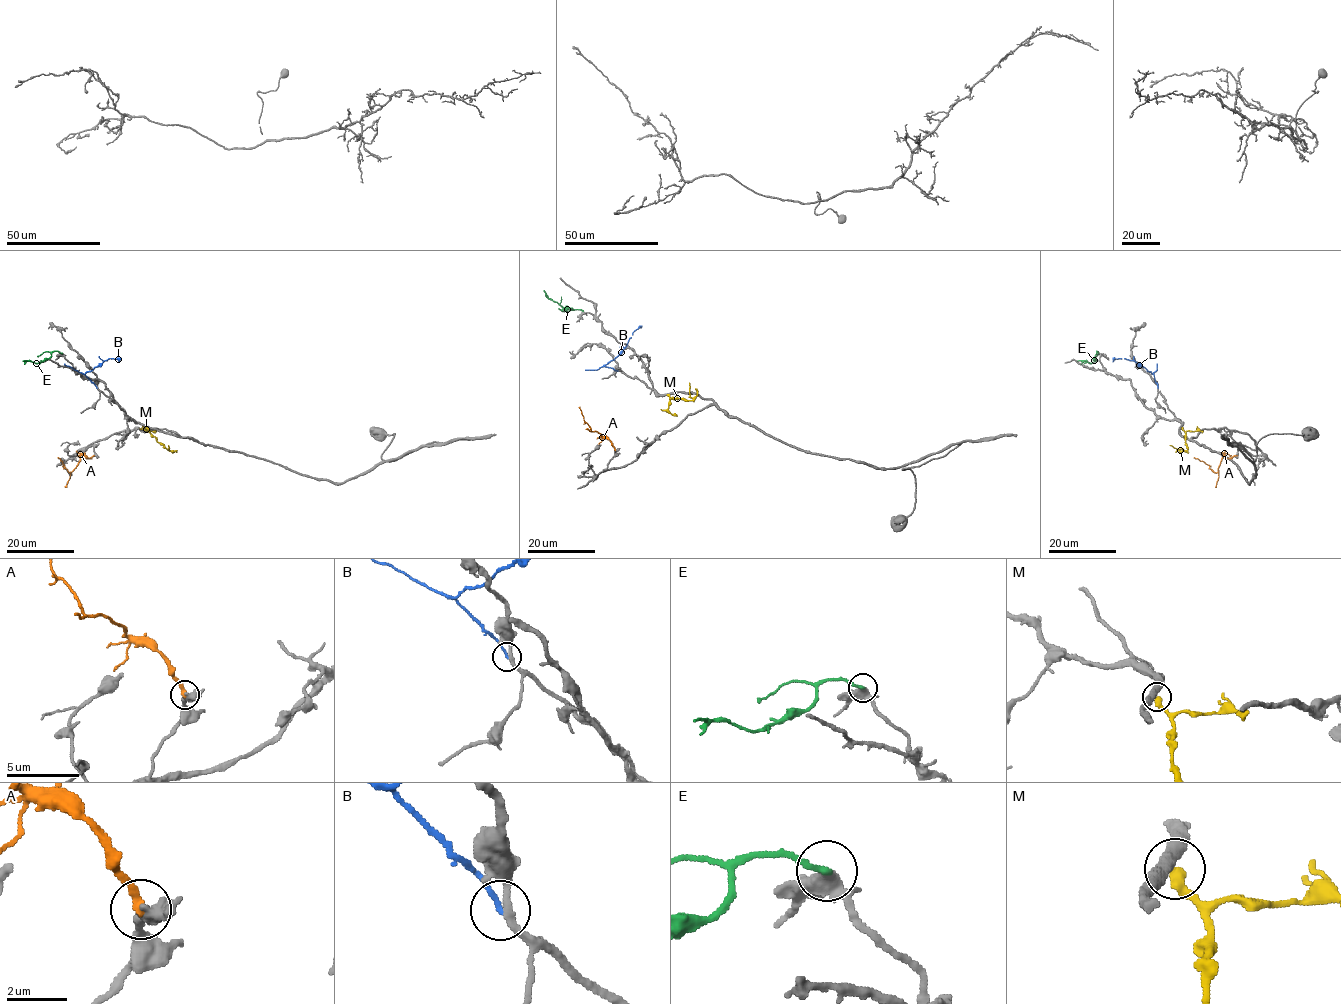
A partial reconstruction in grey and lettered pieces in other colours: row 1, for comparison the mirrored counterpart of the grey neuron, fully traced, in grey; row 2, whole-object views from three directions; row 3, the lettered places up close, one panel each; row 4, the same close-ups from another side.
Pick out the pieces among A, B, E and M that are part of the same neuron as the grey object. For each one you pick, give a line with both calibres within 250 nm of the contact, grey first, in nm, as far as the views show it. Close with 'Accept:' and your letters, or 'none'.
E: calibres 360 and 200 nm
Accept: E

